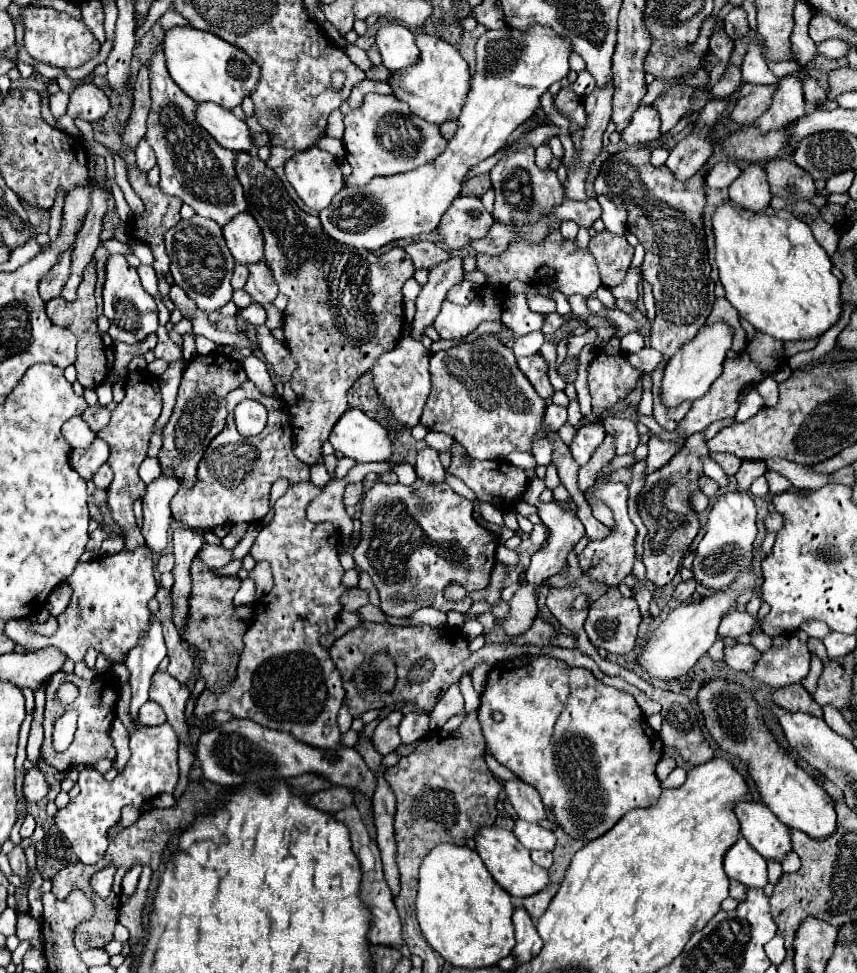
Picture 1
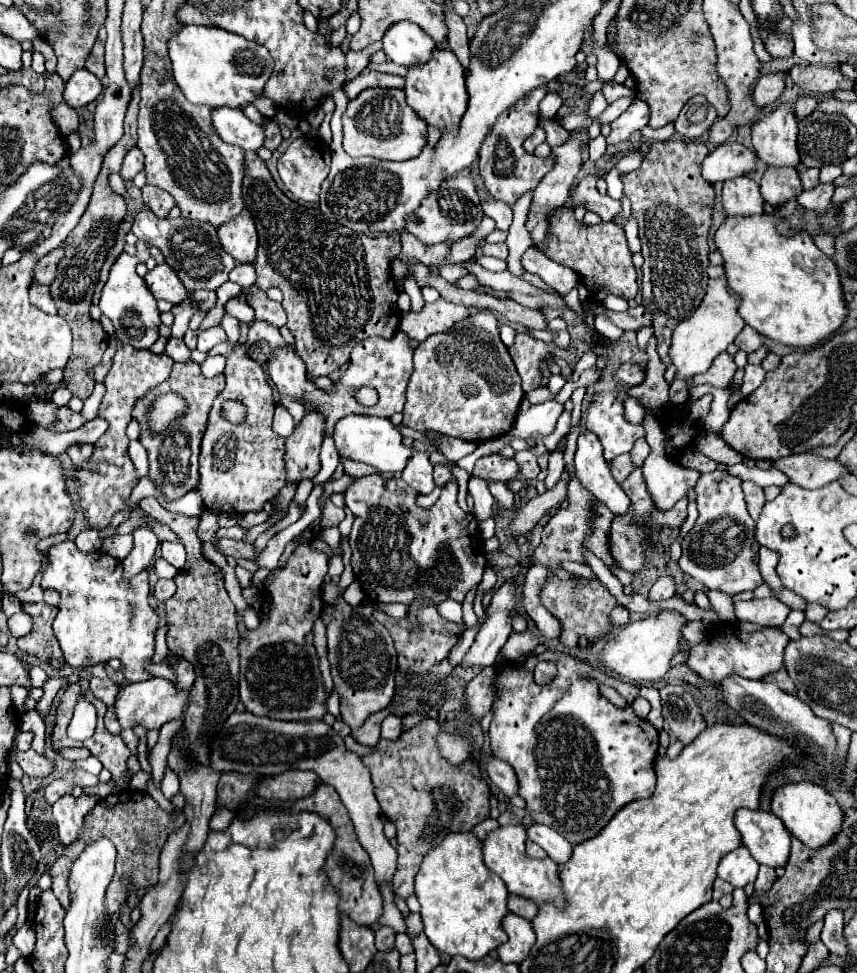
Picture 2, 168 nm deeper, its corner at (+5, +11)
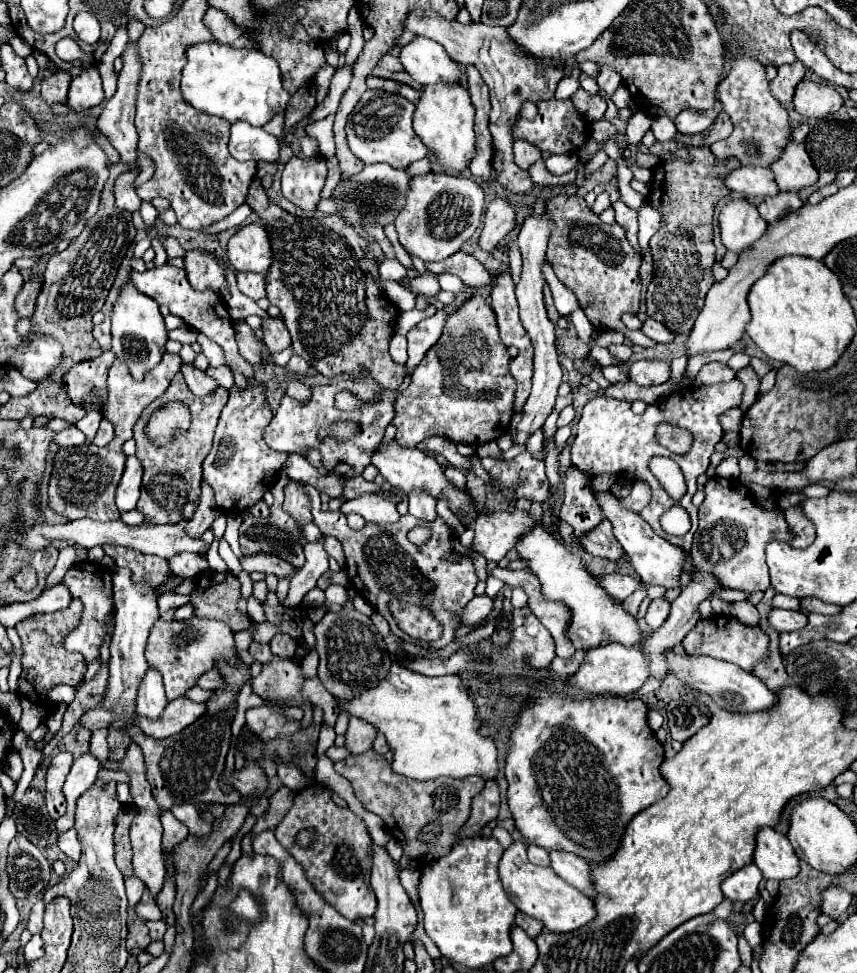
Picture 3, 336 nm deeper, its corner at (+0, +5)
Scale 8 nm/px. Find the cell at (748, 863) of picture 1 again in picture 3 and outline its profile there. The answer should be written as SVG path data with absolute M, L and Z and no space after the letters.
M750 863L750 865L742 867L738 873L732 873L722 883L722 891L730 901L748 903L758 895L758 883L760 881L762 881L760 869L754 863Z

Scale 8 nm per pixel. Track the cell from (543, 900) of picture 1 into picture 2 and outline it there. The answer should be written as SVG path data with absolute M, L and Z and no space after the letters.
M509 895L509 911L531 921L537 915L537 903L531 901L531 899L527 899L527 897Z

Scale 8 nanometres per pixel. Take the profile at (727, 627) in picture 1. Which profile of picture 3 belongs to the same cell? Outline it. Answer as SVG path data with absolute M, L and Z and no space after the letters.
M772 609L770 611L770 625L778 631L798 631L808 623L808 617L802 611L788 611L788 609Z

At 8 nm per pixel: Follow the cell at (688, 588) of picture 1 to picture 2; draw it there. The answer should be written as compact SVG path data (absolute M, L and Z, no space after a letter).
M663 575L657 579L657 583L651 587L649 591L649 599L651 601L663 601L663 599L671 599L677 593L677 581L671 575Z

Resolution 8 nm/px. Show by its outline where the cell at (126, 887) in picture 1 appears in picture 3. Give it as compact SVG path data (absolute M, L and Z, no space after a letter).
M138 903L136 913L144 921L158 921L158 919L162 919L162 913L160 913L160 909L158 909L156 903L148 903L148 905L146 903Z

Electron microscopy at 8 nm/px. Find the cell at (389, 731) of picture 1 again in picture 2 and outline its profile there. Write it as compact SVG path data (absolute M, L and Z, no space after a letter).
M389 707L383 709L383 711L377 711L375 715L371 715L371 717L363 723L363 727L355 729L351 735L353 735L361 745L375 747L375 745L379 743L379 739L381 739L381 721L383 721L387 715L391 715L391 709L389 709Z

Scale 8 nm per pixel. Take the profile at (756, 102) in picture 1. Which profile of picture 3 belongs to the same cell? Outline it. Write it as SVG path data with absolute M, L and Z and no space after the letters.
M794 61L790 65L780 65L778 67L778 75L770 81L770 91L772 95L782 103L790 103L796 91L796 85L804 79L806 75L806 67L800 61Z

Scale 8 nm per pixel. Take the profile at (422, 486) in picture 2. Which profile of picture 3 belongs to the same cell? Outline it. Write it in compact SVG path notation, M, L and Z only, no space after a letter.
M410 493L408 495L408 513L416 519L434 521L436 519L436 501L426 493Z

